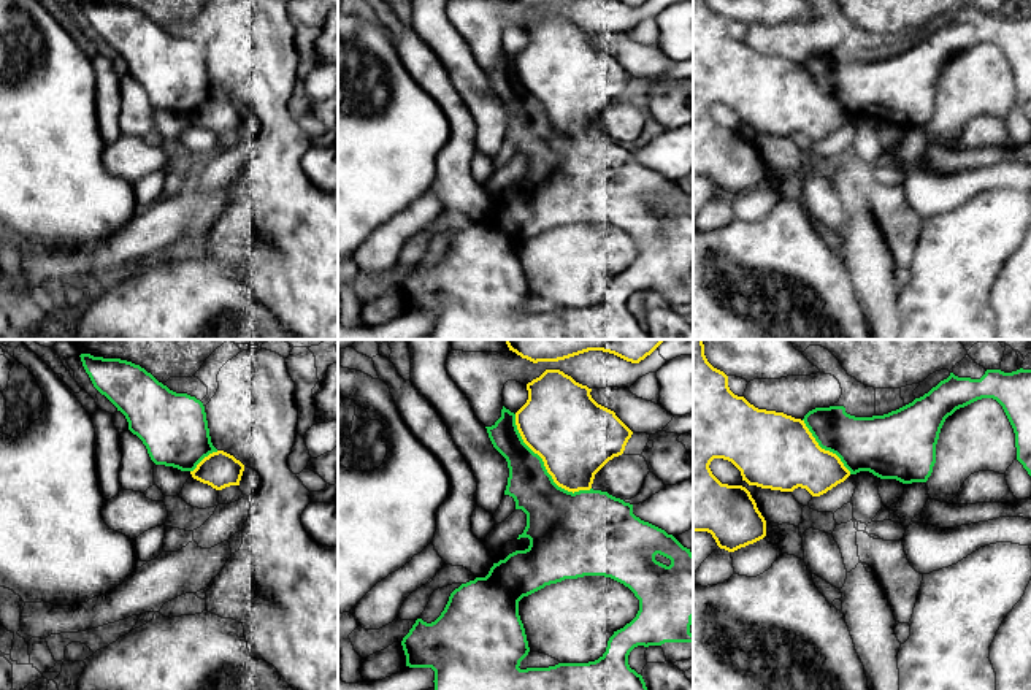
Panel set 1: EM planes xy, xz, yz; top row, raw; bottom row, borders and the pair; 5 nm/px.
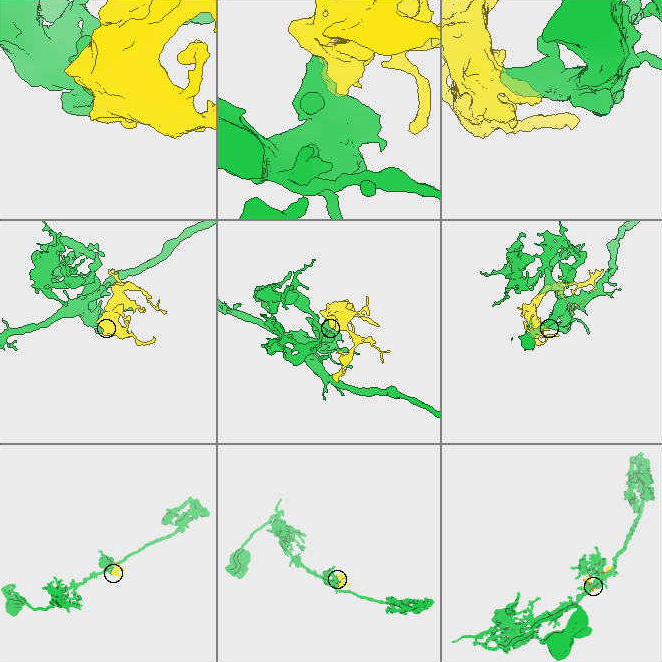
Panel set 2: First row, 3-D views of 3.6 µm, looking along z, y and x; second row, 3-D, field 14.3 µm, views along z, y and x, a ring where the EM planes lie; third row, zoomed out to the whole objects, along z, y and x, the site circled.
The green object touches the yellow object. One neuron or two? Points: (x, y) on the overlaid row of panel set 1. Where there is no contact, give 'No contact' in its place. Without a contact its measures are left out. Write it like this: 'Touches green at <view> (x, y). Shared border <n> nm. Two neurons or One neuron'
Touches green at xz (544, 467). Shared border 550 nm. One neuron

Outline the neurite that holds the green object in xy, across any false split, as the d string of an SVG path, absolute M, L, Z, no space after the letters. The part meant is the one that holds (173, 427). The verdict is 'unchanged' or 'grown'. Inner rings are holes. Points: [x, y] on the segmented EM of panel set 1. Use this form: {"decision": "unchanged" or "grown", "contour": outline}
{"decision": "grown", "contour": "M79 357L94 387L125 416L155 465L189 471L216 490L240 485L244 465L213 446L200 400L170 390L132 362Z"}

